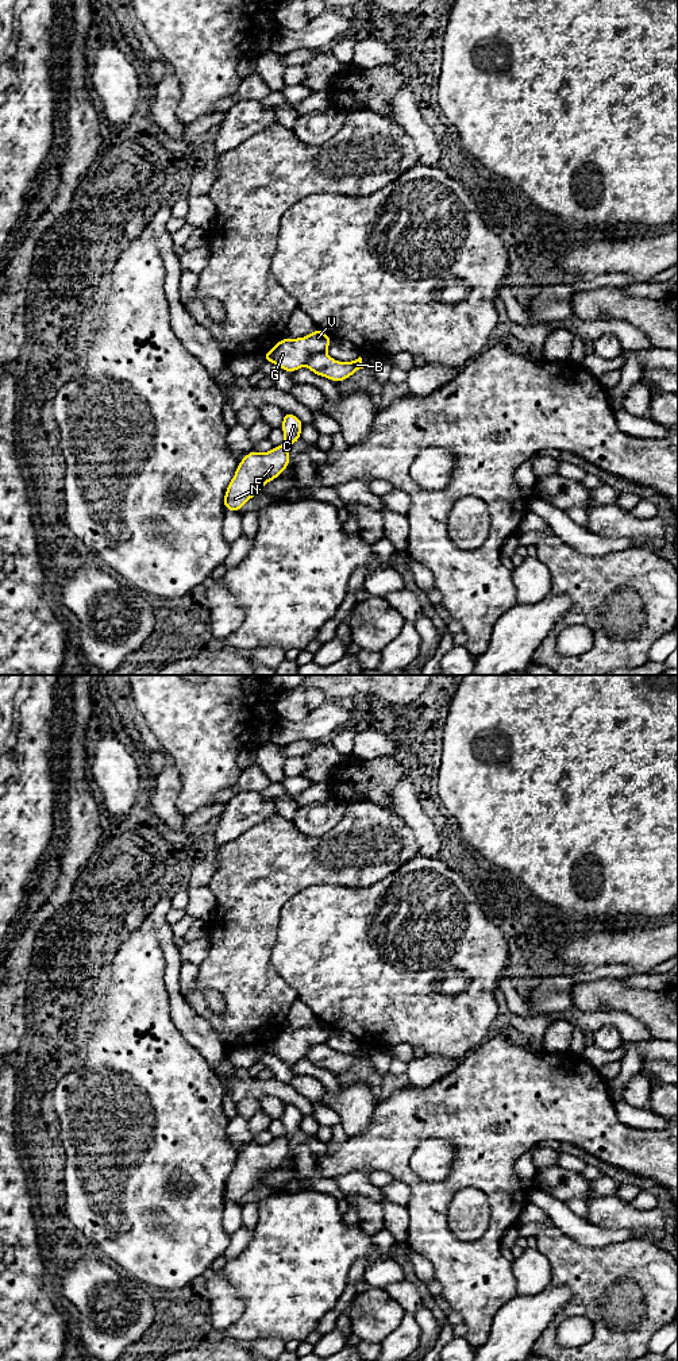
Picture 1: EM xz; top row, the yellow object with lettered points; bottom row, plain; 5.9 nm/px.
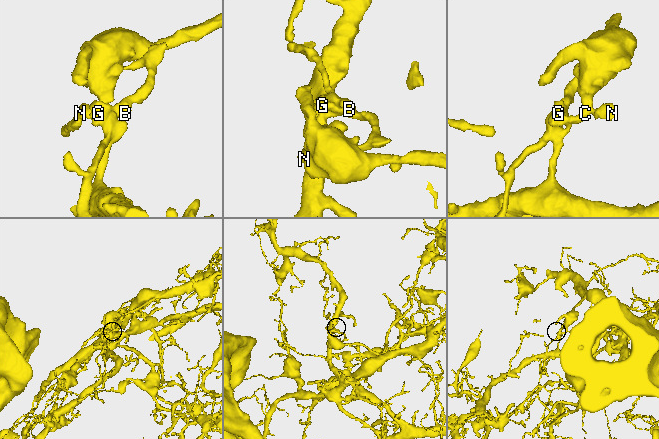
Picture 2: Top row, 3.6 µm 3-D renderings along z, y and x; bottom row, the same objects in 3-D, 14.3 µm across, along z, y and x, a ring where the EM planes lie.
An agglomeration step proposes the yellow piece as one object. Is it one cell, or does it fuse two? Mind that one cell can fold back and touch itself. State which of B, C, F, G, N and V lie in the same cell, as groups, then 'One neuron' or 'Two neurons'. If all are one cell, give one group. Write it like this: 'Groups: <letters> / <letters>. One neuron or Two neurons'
Groups: B / C F G N V. Two neurons

